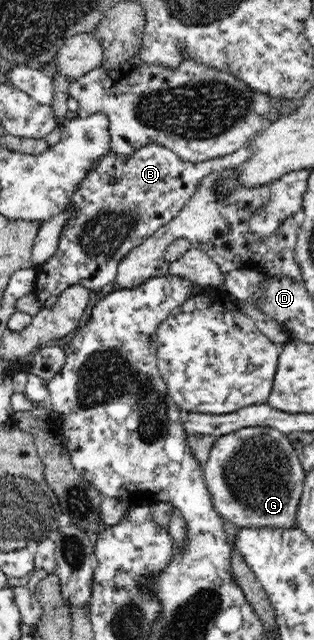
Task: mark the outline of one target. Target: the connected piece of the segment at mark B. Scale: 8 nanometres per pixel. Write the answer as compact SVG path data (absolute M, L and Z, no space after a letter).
M158 144L141 148L127 160L117 159L117 153L111 152L88 173L71 197L70 206L79 207L79 211L64 225L56 253L35 267L33 293L37 295L42 312L51 308L60 293L71 285L78 284L90 290L110 286L117 276L119 261L176 217L191 201L204 178L224 169L237 168L249 153L248 147L241 147L224 157L192 163L182 161L176 153Z

